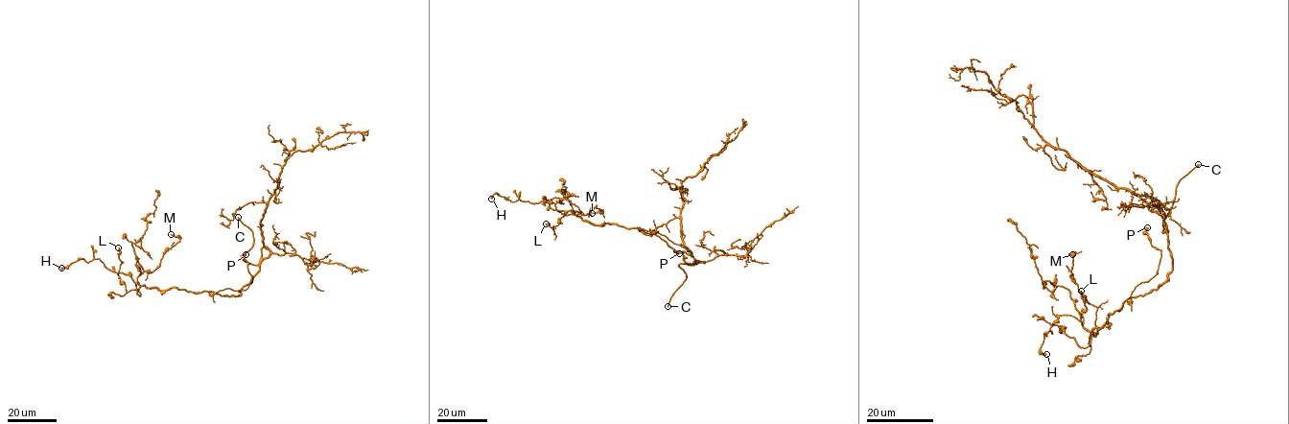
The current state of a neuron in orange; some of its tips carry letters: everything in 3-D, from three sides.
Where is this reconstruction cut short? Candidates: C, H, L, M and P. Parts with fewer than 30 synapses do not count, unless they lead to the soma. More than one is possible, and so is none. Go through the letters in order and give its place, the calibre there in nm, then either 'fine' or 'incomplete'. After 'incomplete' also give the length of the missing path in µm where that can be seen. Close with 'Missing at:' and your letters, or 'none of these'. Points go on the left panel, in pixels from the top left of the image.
C: place (238, 217); calibre 300 nm; incomplete; missing 100 µm
H: place (61, 268); calibre 480 nm; fine
L: place (118, 247); calibre 170 nm; fine
M: place (171, 234); calibre 150 nm; fine
P: place (246, 254); calibre 440 nm; fine
Missing at: C

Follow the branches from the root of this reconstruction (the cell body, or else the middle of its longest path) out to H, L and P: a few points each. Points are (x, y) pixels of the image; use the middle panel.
H: (691, 264), (650, 232), (584, 221), (576, 215), (578, 207), (565, 199), (533, 203), (496, 193), (491, 199)
L: (691, 264), (682, 253), (643, 229), (592, 224), (568, 214), (553, 225), (553, 230), (546, 223)
P: (691, 264), (655, 233), (665, 235), (690, 249), (692, 255), (676, 251), (679, 253)

